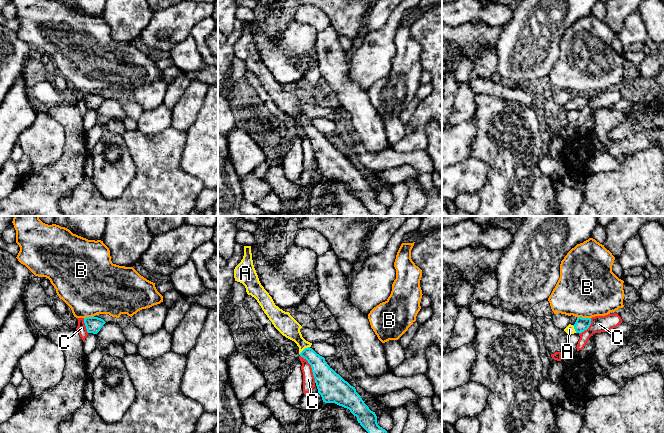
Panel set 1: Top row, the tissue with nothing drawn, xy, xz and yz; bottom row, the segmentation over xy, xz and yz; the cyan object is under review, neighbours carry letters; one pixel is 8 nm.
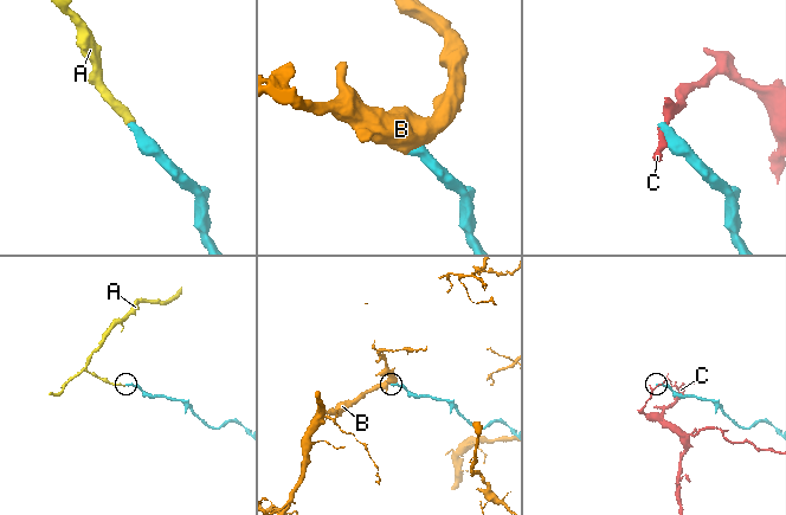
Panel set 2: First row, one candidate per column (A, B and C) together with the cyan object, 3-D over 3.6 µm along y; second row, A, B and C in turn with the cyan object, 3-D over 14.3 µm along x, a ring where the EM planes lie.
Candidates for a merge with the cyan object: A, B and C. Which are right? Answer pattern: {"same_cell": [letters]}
{"same_cell": ["A"]}

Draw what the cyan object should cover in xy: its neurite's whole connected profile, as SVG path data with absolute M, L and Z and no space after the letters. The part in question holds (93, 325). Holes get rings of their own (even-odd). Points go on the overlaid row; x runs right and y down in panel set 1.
M86 317L84 323L88 333L97 334L106 322L98 317Z

